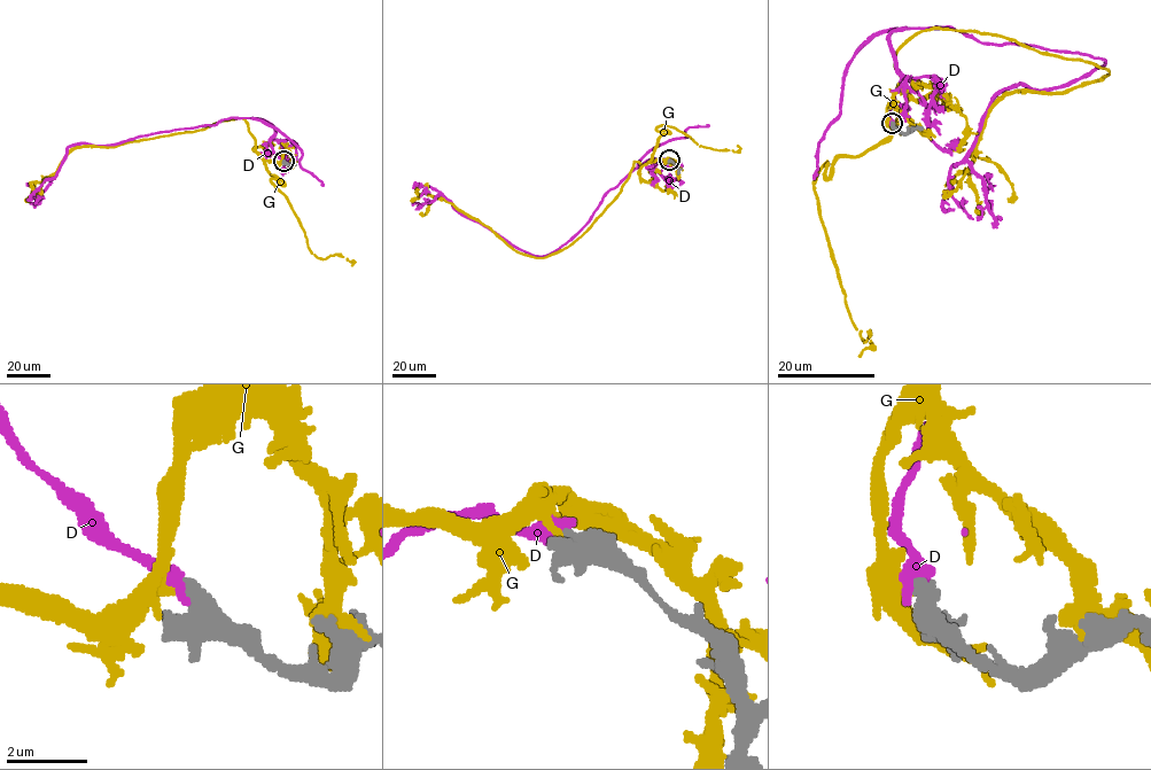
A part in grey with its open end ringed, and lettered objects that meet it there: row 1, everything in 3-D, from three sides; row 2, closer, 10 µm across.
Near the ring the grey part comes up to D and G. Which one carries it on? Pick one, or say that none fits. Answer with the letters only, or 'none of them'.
D

